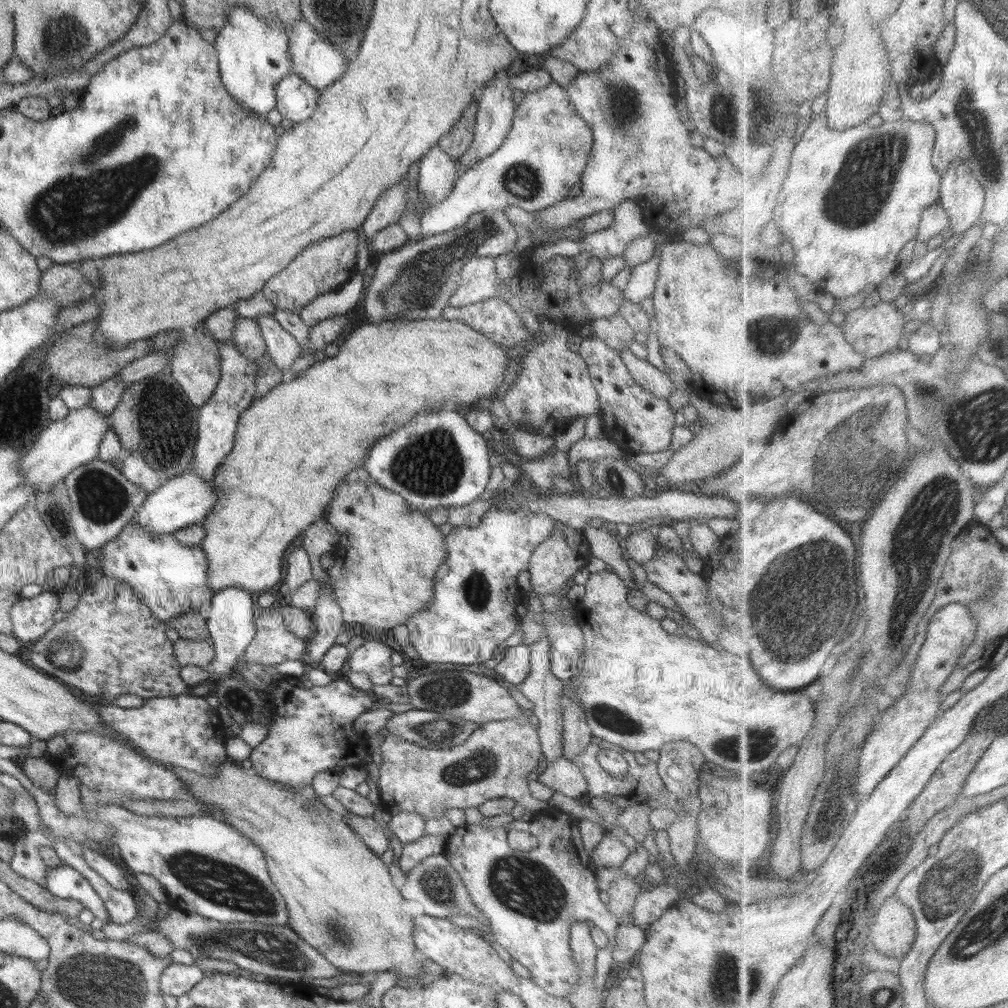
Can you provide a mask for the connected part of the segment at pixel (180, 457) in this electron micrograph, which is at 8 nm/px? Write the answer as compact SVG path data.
M160 372L126 388L107 424L119 437L125 452L140 451L144 461L168 478L191 466L197 440L198 408L181 391L173 377Z

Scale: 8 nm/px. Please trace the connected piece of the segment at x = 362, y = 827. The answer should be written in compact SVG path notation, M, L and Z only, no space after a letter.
M349 812L344 821L375 854L381 856L391 848L385 829L373 817L362 817Z

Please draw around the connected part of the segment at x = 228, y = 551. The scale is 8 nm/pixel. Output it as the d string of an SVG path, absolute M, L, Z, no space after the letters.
M426 319L420 321L398 320L382 321L379 323L362 322L356 325L354 331L345 338L345 343L339 347L337 356L323 357L314 361L311 368L300 372L296 377L284 380L279 386L272 388L261 400L254 400L253 404L245 411L239 419L234 441L234 448L218 467L213 476L211 486L216 496L216 503L206 515L203 526L206 535L200 544L208 558L208 588L212 592L220 592L222 588L242 588L248 592L258 595L267 592L282 578L282 556L286 548L292 544L292 540L303 533L308 526L322 517L322 514L329 508L333 500L332 494L346 480L346 476L351 476L355 469L362 466L364 459L368 457L368 449L376 440L387 436L400 424L404 424L408 418L416 416L418 412L430 412L430 410L440 410L440 408L452 408L454 406L464 406L462 410L467 411L475 408L480 399L484 396L496 396L504 390L504 371L508 368L510 358L505 349L486 338L484 334L476 332L468 324L460 321L444 319Z

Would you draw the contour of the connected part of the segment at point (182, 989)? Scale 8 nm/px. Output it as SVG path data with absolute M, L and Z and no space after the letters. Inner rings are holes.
M170 964L165 969L160 980L160 988L163 994L170 996L182 996L186 994L194 985L198 984L206 976L195 964Z

